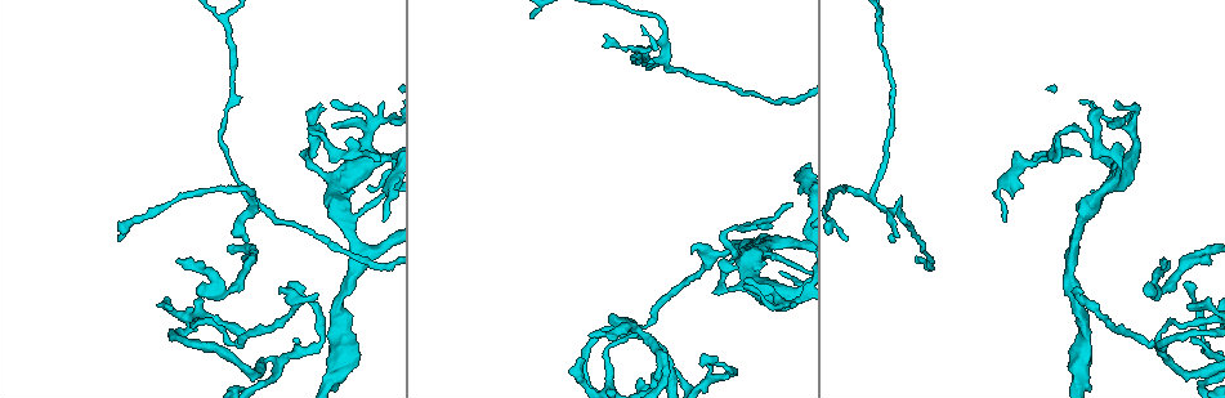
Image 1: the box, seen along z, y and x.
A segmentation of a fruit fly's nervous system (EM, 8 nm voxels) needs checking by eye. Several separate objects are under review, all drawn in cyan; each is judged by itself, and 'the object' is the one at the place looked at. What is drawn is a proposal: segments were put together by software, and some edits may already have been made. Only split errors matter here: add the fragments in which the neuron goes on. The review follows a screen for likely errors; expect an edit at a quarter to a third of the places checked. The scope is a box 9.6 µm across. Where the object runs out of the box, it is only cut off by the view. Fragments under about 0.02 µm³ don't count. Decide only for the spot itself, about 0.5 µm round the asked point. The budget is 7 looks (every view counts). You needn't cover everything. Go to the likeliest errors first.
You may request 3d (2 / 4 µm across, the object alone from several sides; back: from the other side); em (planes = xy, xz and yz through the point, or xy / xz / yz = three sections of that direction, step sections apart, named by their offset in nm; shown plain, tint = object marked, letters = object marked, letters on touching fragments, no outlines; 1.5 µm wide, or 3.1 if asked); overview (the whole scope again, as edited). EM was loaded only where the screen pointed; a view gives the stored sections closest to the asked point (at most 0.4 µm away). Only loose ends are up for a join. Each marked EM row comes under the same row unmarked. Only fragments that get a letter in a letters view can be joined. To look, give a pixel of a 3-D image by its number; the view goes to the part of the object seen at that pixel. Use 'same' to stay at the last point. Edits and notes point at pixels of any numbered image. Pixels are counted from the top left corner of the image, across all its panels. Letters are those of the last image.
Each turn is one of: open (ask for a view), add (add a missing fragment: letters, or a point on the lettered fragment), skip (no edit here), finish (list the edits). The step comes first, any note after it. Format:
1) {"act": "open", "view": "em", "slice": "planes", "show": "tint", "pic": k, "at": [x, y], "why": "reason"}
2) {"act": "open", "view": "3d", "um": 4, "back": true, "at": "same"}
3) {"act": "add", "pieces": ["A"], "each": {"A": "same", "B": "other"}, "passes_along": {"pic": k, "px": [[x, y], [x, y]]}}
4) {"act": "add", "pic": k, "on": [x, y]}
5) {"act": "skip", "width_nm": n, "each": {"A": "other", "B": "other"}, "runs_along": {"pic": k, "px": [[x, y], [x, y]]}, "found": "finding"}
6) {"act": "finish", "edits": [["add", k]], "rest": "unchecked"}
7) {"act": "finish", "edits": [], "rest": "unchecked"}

{"act": "open", "view": "3d", "um": 2, "pic": 1, "at": [692, 252], "why": "branch stops here"}

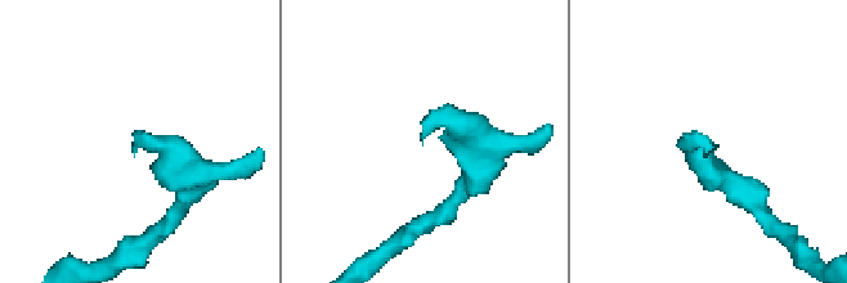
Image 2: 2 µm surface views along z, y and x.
{"act": "open", "view": "em", "slice": "planes", "show": "letters", "pic": 2, "at": [134, 145], "why": "now the EM"}

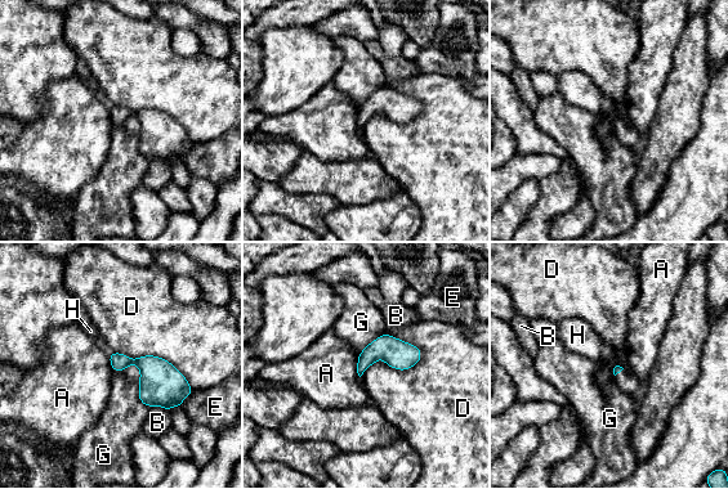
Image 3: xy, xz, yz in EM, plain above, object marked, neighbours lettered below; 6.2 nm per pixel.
{"act": "skip", "longest_contact_nm": ["D", 600], "each": {"A": "other", "B": "other", "D": "other", "E": "other", "G": "other", "H": "other"}, "found": "none of them fits"}

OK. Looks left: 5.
{"act": "open", "view": "em", "slice": "planes", "show": "letters", "pic": 1, "at": [657, 65], "why": "an open end"}

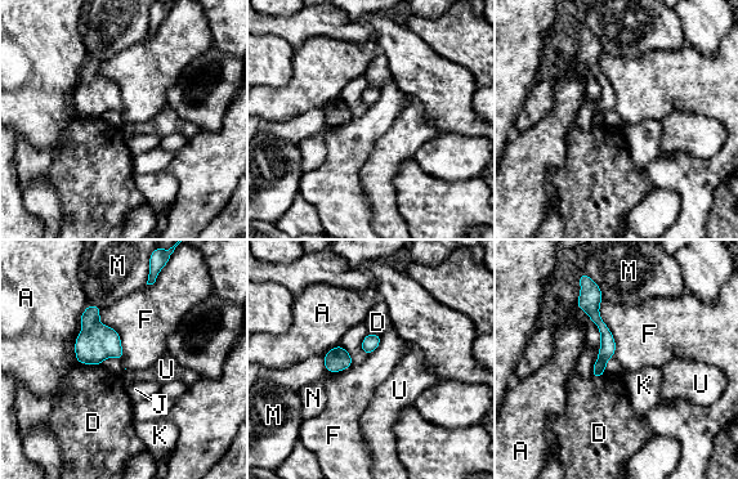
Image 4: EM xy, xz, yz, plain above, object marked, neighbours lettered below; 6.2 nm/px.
{"act": "skip", "each": {"A": "other", "D": "other", "F": "other", "J": "other", "K": "other", "M": "other", "N": "other", "U": "other"}, "found": "no lettered fragment goes on from it"}

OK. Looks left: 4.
{"act": "open", "view": "3d", "um": 2, "pic": 1, "at": [117, 239], "why": "tapers out"}

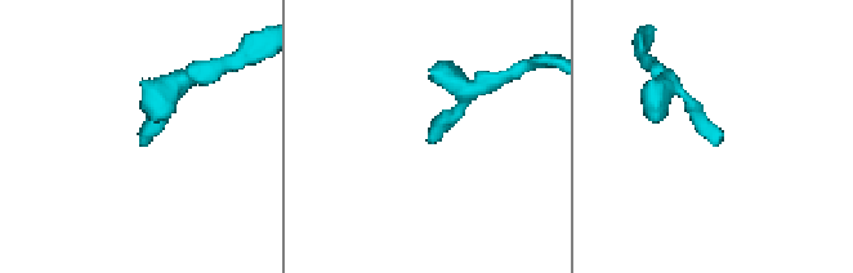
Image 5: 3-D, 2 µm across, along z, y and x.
{"act": "open", "view": "em", "um": 3.1, "slice": "yz", "step": 16, "show": "tint", "pic": 5, "at": [718, 144], "why": "now the EM"}

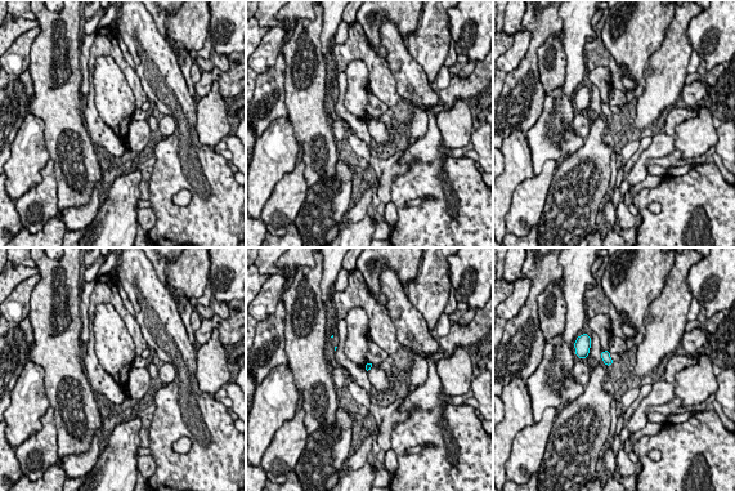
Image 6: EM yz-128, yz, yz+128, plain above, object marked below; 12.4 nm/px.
{"act": "open", "view": "em", "um": 3.1, "slice": "planes", "show": "letters", "at": "same"}

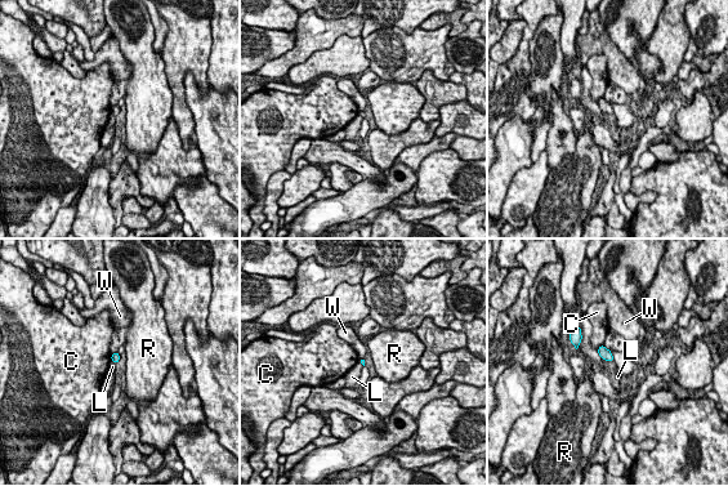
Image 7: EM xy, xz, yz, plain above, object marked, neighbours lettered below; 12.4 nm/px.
{"act": "skip", "width_nm": 70, "each": {"C": "other", "L": "other", "R": "other", "W": "other"}, "border": {"pic": 7, "px": [[111, 359], [115, 364]]}, "found": "no lettered fragment goes on from it"}

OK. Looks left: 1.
{"act": "finish", "edits": [], "rest": "unchecked"}

